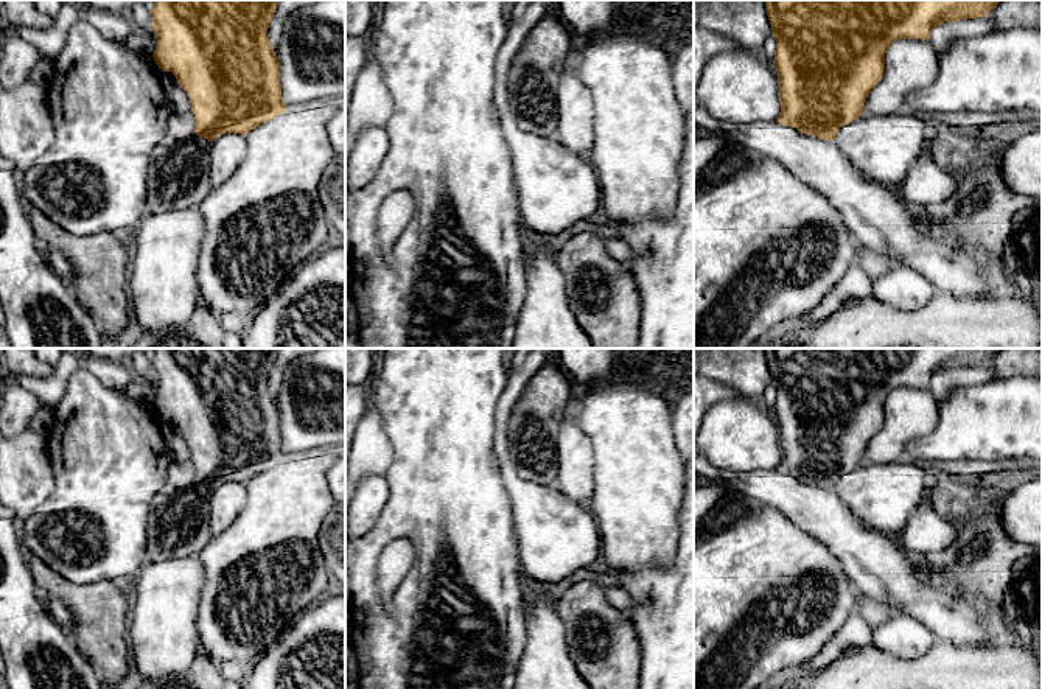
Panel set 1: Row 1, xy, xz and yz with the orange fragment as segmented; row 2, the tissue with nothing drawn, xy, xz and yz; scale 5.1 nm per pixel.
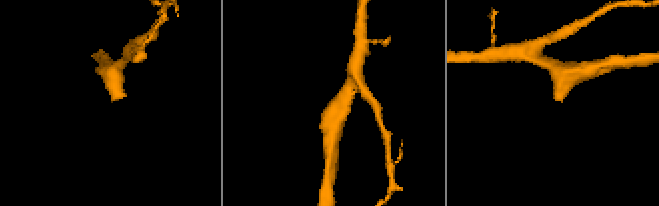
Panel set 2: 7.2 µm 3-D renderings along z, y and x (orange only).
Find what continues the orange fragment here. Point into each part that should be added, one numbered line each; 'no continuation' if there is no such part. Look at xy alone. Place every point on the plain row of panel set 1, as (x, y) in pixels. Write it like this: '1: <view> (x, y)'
1: xy (178, 528)

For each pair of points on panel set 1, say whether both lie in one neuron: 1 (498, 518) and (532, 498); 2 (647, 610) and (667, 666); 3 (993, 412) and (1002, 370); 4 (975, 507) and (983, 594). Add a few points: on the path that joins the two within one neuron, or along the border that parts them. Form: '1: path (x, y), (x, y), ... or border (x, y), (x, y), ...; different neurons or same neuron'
1: border (503, 478), (512, 504), (512, 531), (517, 546); different neurons
2: path (661, 624), (667, 630), (667, 652); same neuron
3: border (1025, 375), (994, 380); different neurons
4: path (980, 529), (982, 573); same neuron

